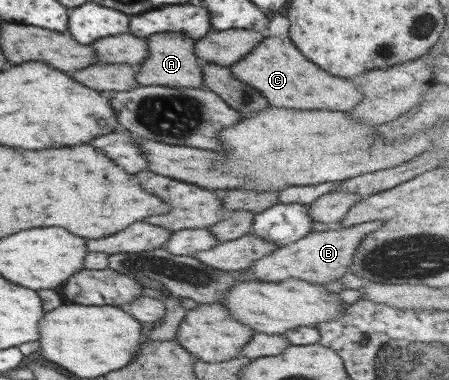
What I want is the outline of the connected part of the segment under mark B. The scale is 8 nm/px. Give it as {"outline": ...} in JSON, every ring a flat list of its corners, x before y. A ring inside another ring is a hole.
{"outline":[[363,222,348,228,333,229,326,232,311,232,299,240,273,249,269,254,253,261,249,265,249,272,255,280,278,283,285,279,307,280,311,284,324,284,325,282,338,280,347,270,349,263,355,255,355,249,359,241,371,230,377,230,377,222]]}

